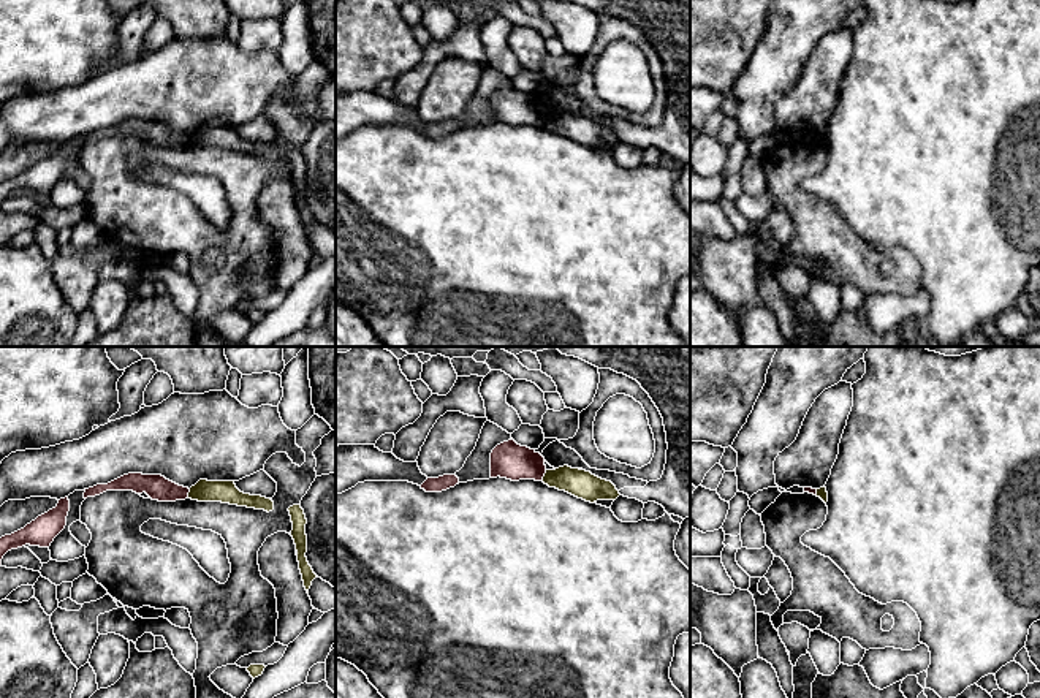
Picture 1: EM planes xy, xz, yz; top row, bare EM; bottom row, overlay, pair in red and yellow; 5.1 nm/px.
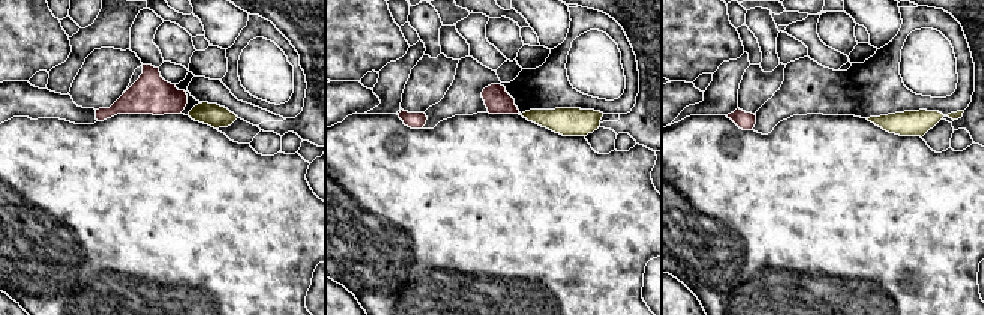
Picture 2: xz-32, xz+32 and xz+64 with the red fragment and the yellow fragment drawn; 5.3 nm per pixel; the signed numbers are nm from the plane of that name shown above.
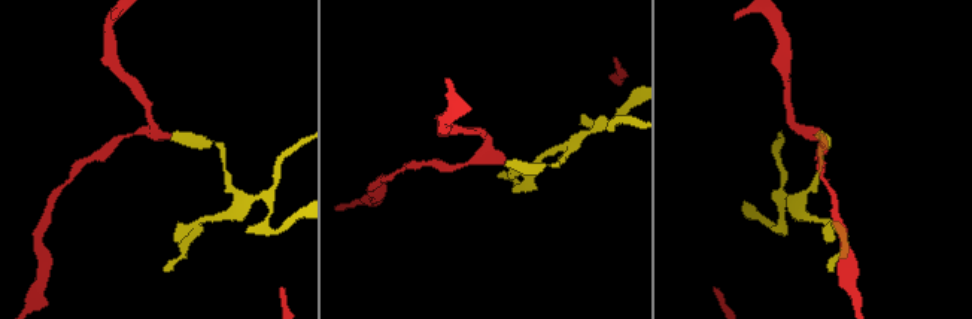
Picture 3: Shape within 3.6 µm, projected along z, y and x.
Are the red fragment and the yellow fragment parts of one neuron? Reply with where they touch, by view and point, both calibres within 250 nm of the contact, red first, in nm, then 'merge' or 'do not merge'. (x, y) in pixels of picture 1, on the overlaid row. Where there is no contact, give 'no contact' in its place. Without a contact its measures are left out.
xz (543, 475) | 190/140 nm | do not merge

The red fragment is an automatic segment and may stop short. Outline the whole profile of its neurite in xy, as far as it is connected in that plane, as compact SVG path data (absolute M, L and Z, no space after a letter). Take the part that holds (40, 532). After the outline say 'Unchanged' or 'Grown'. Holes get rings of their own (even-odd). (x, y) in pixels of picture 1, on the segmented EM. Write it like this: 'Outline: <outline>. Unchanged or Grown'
Outline: M68 497L60 499L57 506L38 516L24 529L0 538L0 565L3 556L25 544L49 548L54 538L65 529L70 511Z. Unchanged

